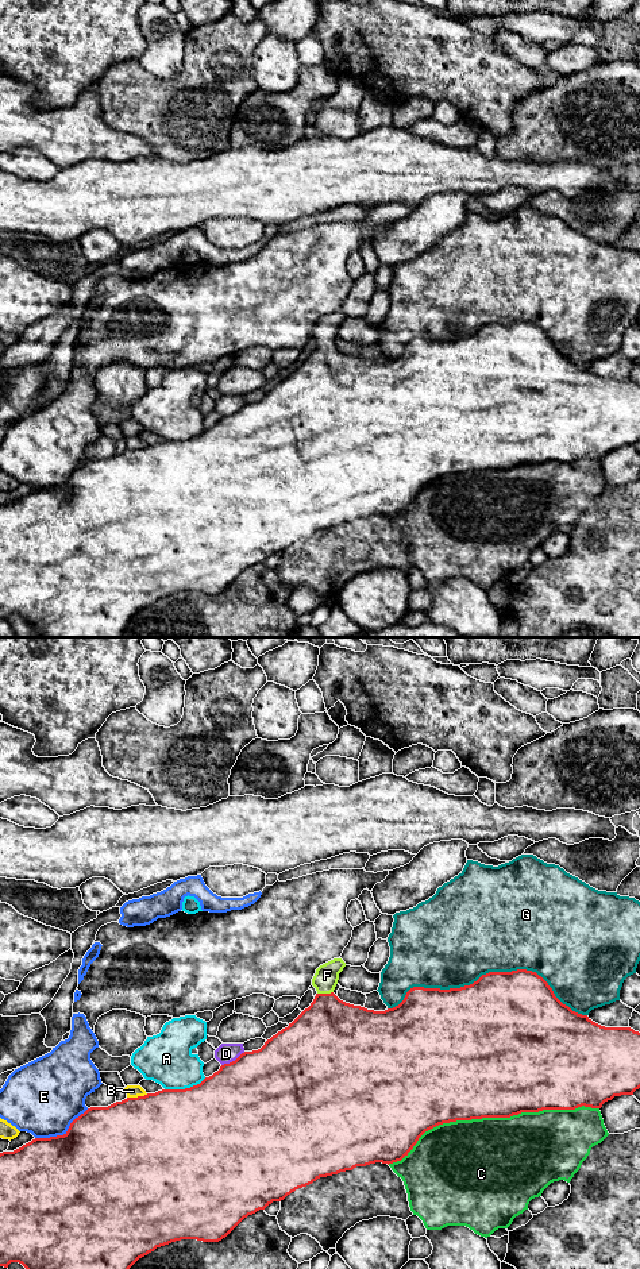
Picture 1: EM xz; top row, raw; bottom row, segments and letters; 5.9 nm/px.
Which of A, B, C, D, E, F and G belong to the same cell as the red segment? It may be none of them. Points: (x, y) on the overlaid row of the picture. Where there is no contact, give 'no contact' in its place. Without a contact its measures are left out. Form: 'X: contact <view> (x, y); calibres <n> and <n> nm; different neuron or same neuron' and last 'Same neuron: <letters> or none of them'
A: contact xz (185, 1088); calibres 500 and 300 nm; different neuron
B: contact xz (138, 1096); calibres 500 and 80 nm; different neuron
C: contact xz (492, 1117); calibres 500 and 500 nm; different neuron
D: contact xz (232, 1061); calibres 500 and 120 nm; different neuron
E: contact xz (64, 1134); calibres 500 and 440 nm; different neuron
F: contact xz (324, 994); calibres 420 and 140 nm; same neuron
G: contact xz (488, 974); calibres 500 and 480 nm; different neuron
Same neuron: F

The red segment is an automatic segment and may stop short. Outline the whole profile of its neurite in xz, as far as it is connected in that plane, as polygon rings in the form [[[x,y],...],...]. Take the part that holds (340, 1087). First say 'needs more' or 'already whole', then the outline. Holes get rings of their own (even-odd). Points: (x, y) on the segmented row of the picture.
needs more | [[[342,958],[320,965],[312,979],[317,994],[308,1008],[261,1049],[242,1053],[200,1084],[127,1098],[108,1107],[90,1107],[70,1123],[63,1135],[35,1138],[14,1152],[0,1153],[0,1266],[19,1262],[26,1269],[130,1269],[139,1258],[176,1241],[219,1242],[248,1215],[320,1177],[375,1162],[389,1165],[401,1161],[425,1131],[439,1125],[582,1106],[601,1108],[614,1096],[633,1095],[640,1088],[640,1033],[631,1027],[605,1027],[572,1011],[536,972],[489,972],[470,986],[450,990],[413,987],[398,1006],[374,1011],[346,1003],[334,994],[344,967]]]

